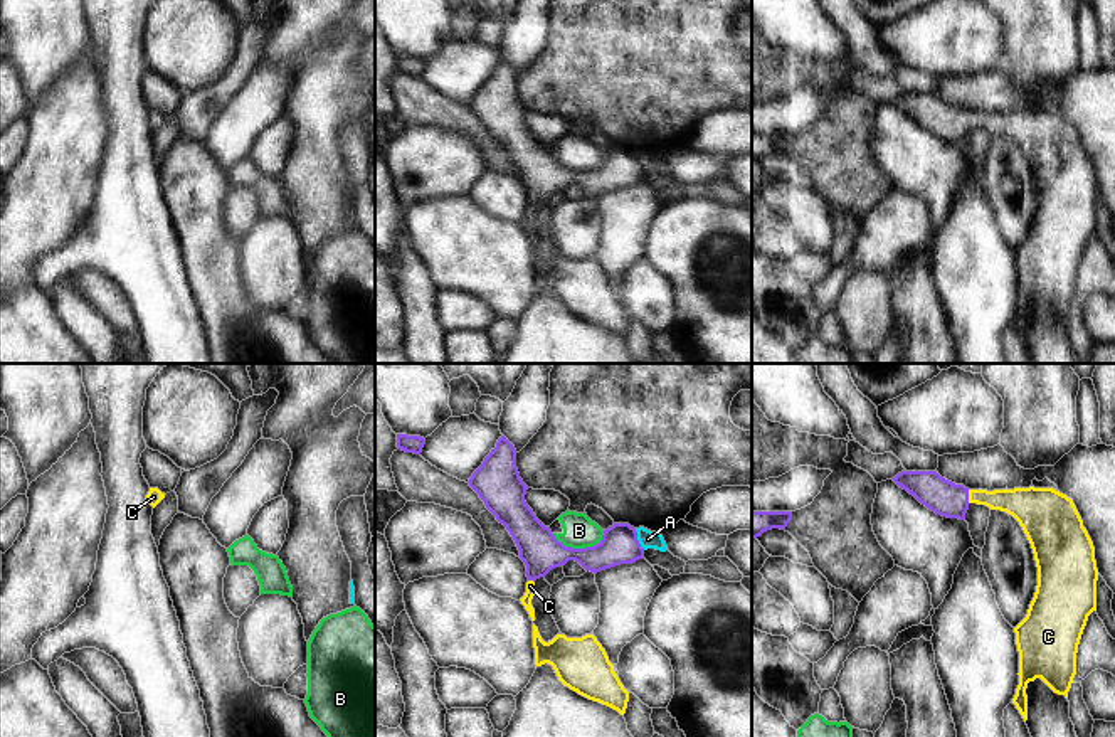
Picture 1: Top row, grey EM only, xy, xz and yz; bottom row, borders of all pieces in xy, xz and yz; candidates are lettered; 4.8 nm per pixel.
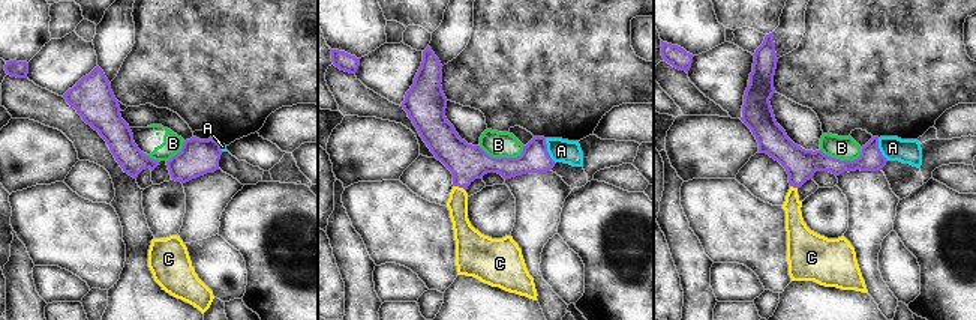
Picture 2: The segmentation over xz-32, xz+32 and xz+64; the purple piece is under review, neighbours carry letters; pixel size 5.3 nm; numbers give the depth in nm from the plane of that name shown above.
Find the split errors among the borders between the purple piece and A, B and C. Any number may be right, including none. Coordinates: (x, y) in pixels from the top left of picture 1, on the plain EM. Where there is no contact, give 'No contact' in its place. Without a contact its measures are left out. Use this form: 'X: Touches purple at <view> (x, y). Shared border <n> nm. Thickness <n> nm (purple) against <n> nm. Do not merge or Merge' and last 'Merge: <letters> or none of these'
A: Touches purple at xz (636, 162). Shared border 120 nm. Thickness 180 nm (purple) against 90 nm. Do not merge
B: Touches purple at xz (581, 172). Shared border 260 nm. Thickness 190 nm (purple) against 160 nm. Do not merge
C: Touches purple at yz (967, 120). Shared border 60 nm. Thickness 170 nm (purple) against 140 nm. Merge
Merge: C

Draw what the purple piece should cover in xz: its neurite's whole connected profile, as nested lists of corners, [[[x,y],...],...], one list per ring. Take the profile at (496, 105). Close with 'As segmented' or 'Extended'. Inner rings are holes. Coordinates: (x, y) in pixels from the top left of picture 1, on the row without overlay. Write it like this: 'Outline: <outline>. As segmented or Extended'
Outline: [[[505,59],[498,62],[496,71],[468,106],[496,143],[506,150],[520,173],[528,200],[526,215],[520,224],[531,244],[535,244],[531,229],[535,204],[545,200],[552,192],[575,183],[585,194],[597,197],[644,180],[637,155],[629,146],[614,146],[604,153],[602,163],[594,170],[572,172],[558,165],[550,150],[545,150],[526,128],[528,109],[516,91],[516,72]]]. Extended

